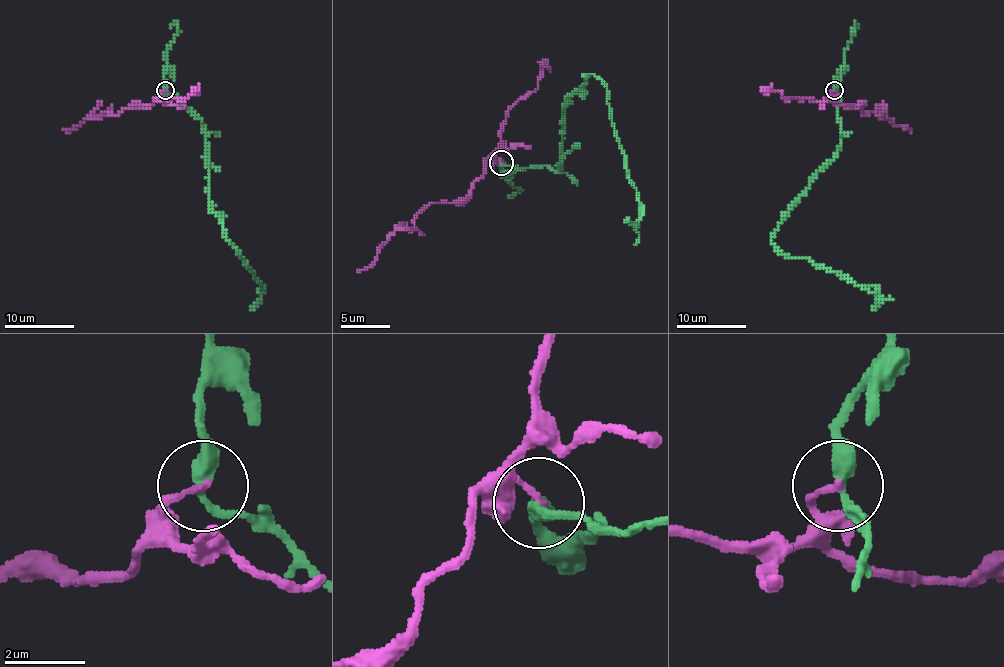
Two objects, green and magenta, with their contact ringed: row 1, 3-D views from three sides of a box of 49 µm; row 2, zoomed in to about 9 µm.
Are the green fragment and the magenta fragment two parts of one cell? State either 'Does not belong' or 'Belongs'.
Does not belong

